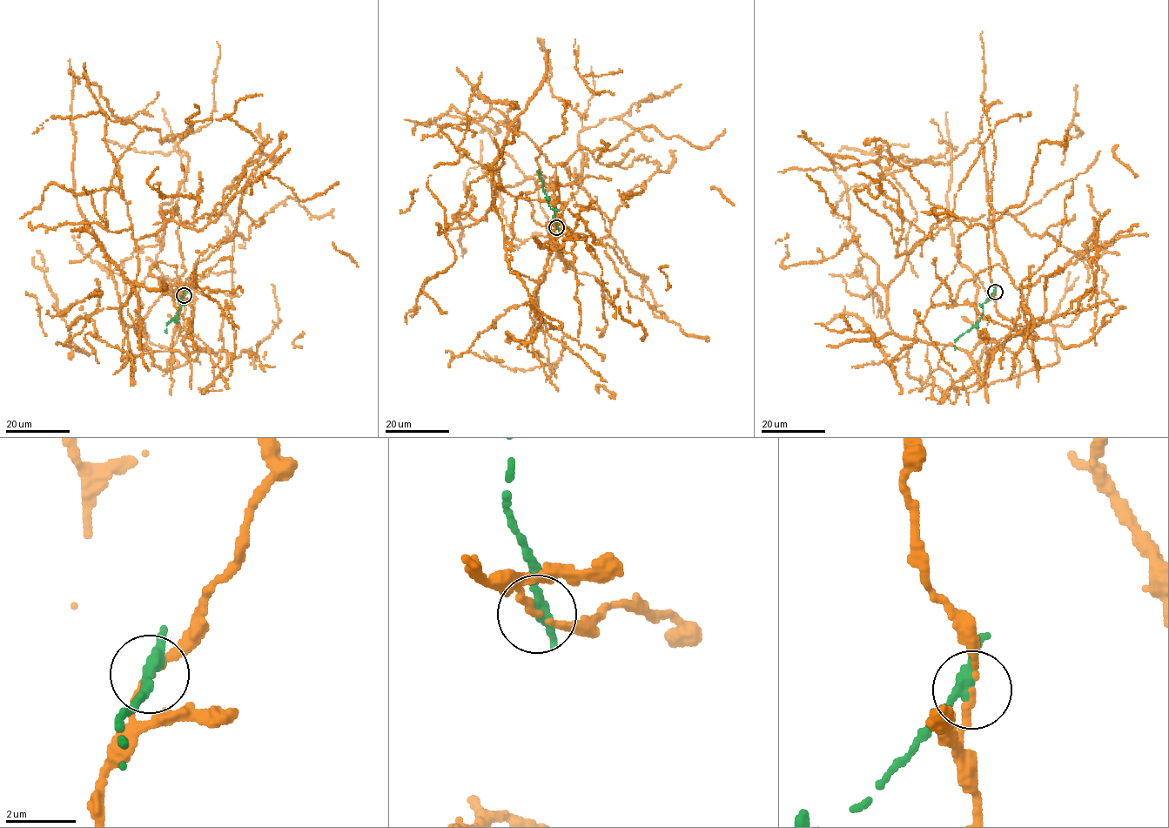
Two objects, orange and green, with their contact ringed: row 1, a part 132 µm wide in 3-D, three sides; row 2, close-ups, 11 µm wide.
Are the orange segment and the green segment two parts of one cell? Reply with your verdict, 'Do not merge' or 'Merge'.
Do not merge

